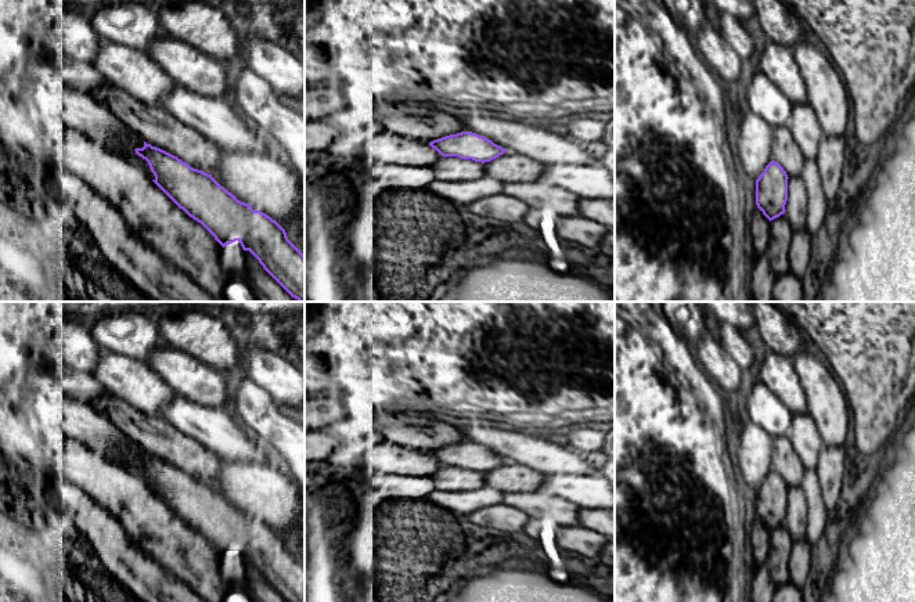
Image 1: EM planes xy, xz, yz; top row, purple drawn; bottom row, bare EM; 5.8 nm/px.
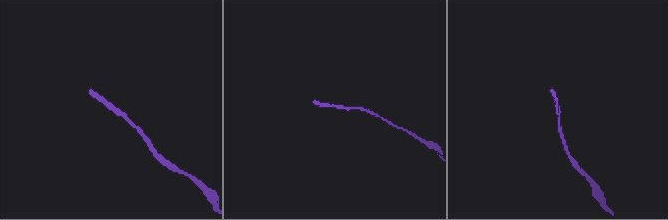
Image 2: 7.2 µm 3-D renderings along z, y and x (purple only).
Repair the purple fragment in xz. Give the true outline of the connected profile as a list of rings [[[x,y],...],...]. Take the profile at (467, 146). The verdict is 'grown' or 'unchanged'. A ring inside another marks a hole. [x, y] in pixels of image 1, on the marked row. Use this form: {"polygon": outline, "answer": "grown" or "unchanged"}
{"polygon": [[[472,131],[450,134],[429,143],[442,156],[458,156],[475,162],[490,162],[507,149]]], "answer": "unchanged"}

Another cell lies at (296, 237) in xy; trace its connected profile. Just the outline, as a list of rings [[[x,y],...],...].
[[[300,223],[298,228],[289,231],[287,237],[305,255],[305,224]]]

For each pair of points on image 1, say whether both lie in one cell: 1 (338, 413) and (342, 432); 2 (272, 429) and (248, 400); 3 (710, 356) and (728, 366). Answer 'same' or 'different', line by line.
1: different
2: same
3: same

